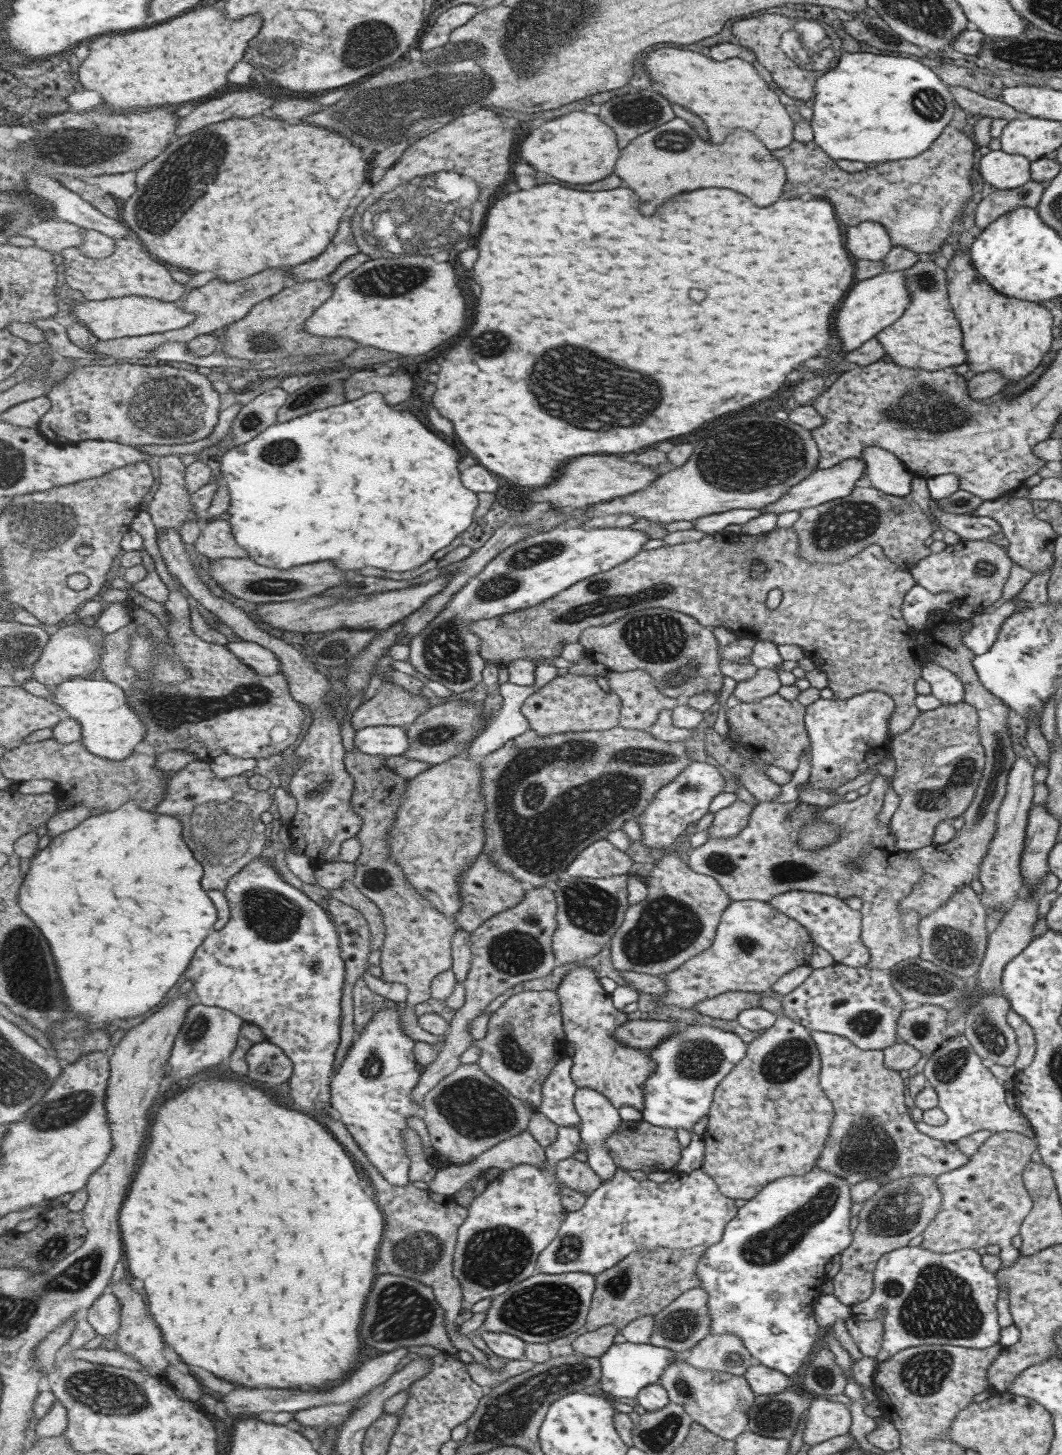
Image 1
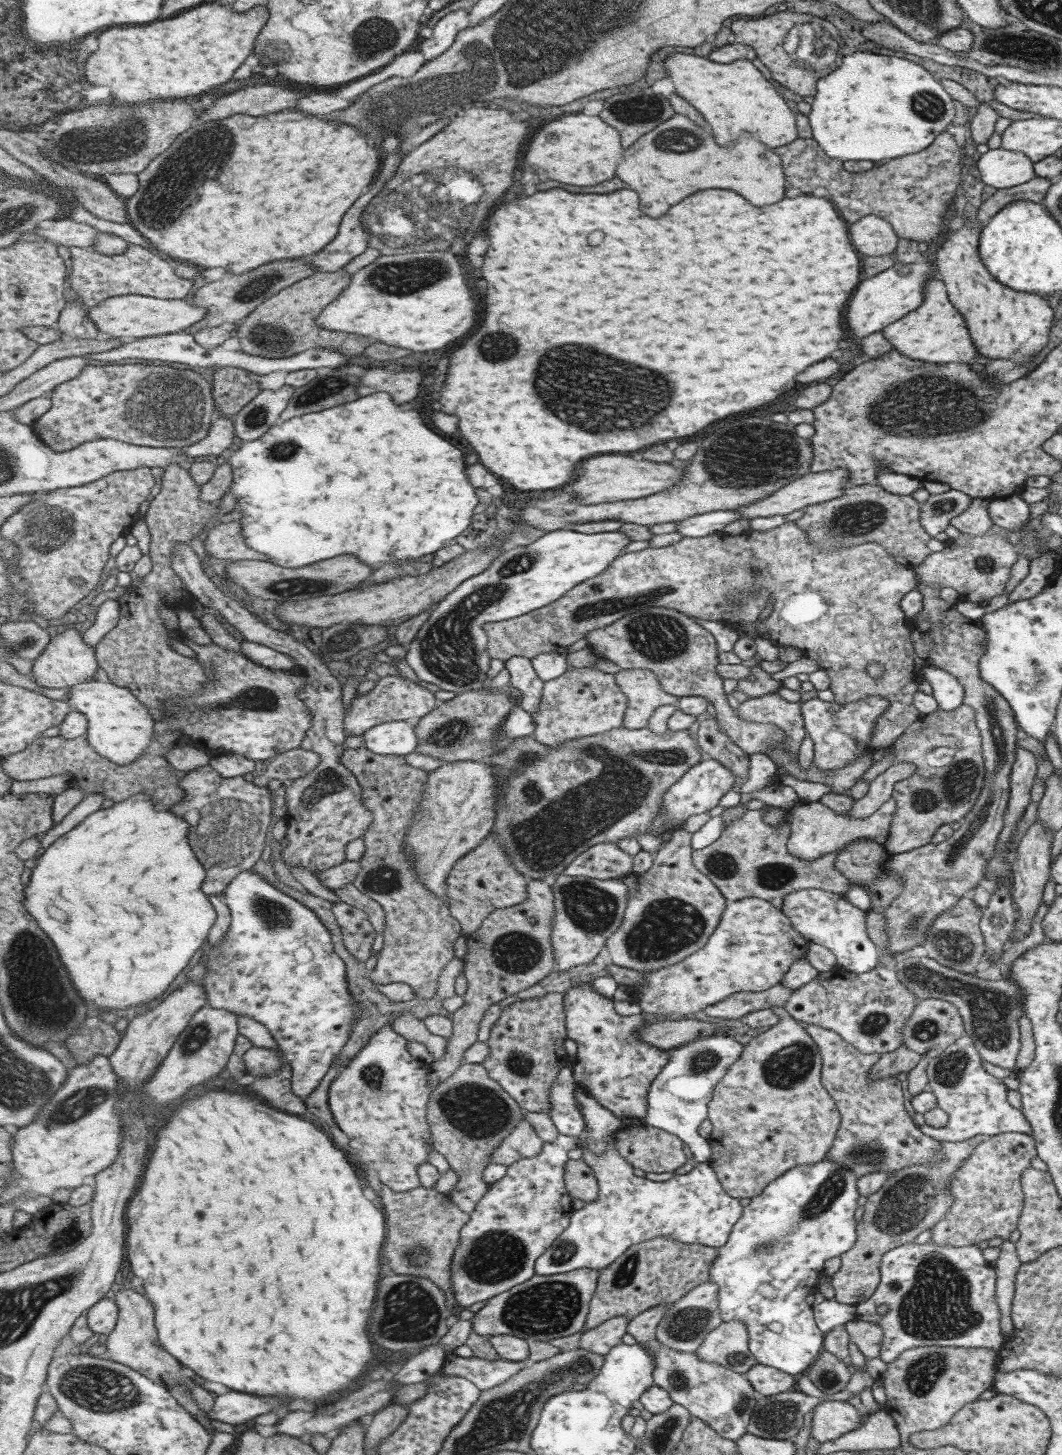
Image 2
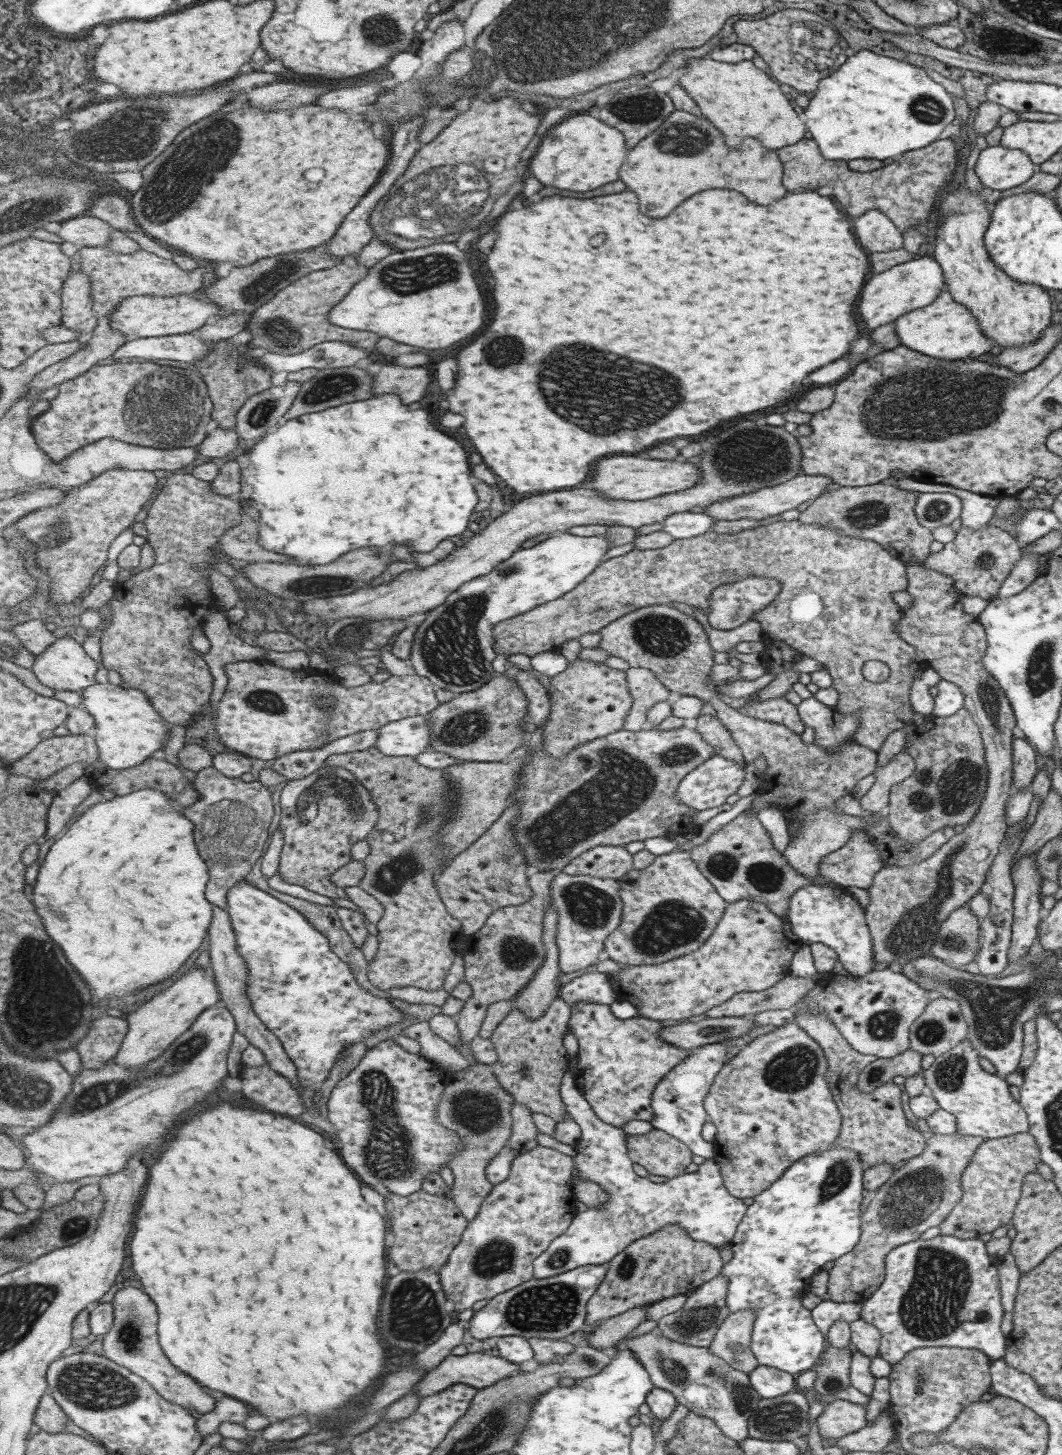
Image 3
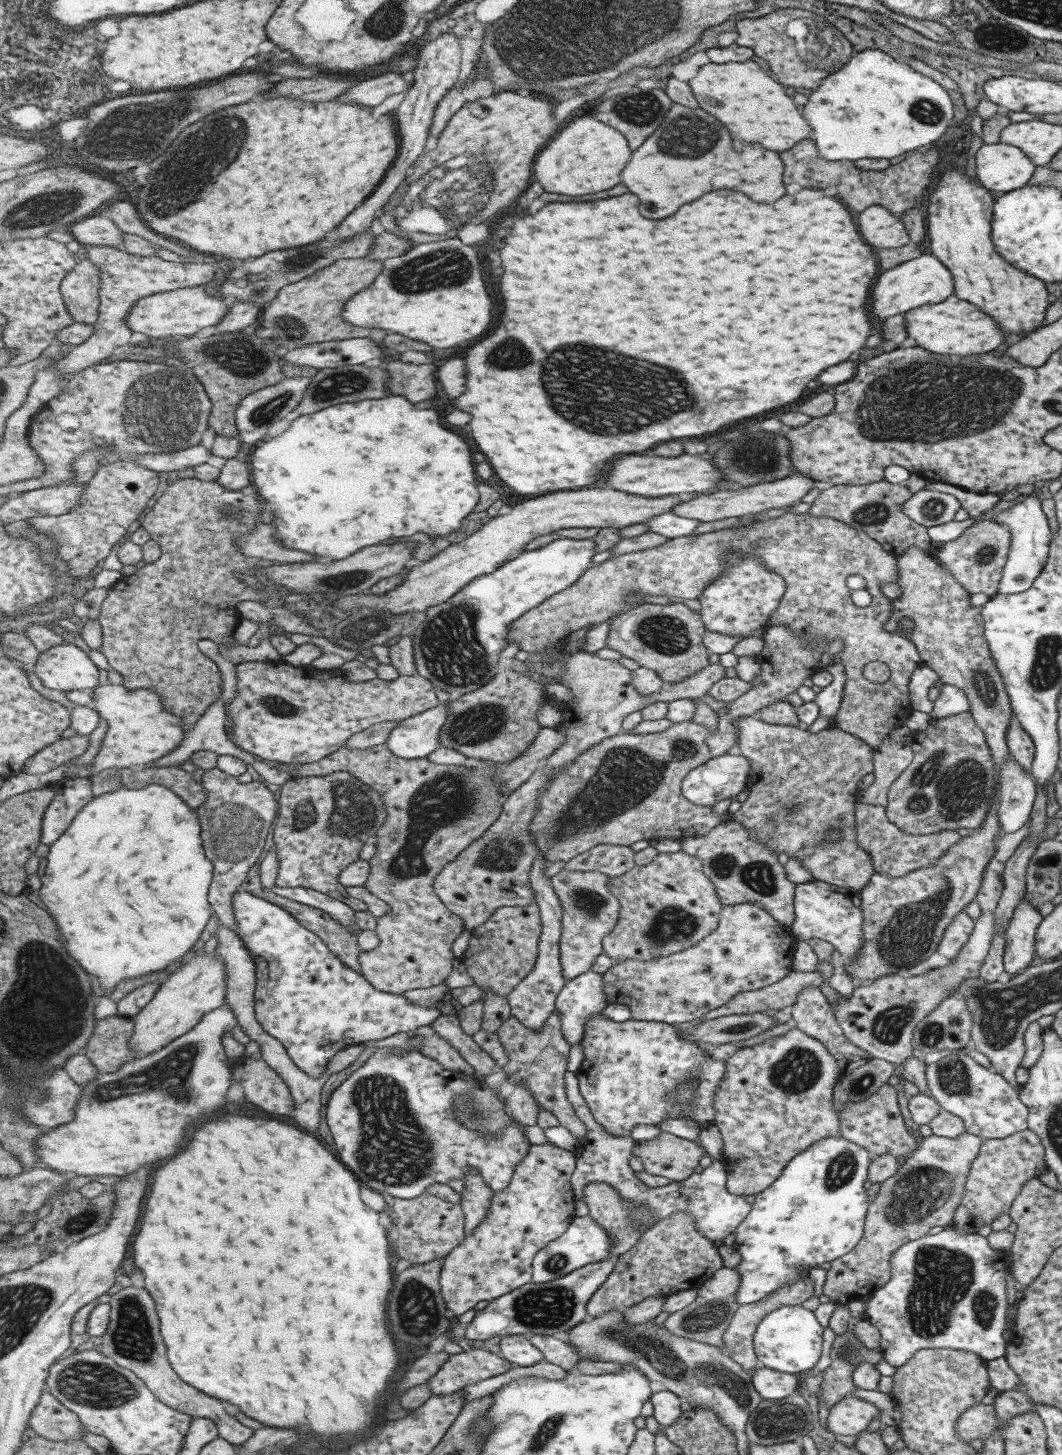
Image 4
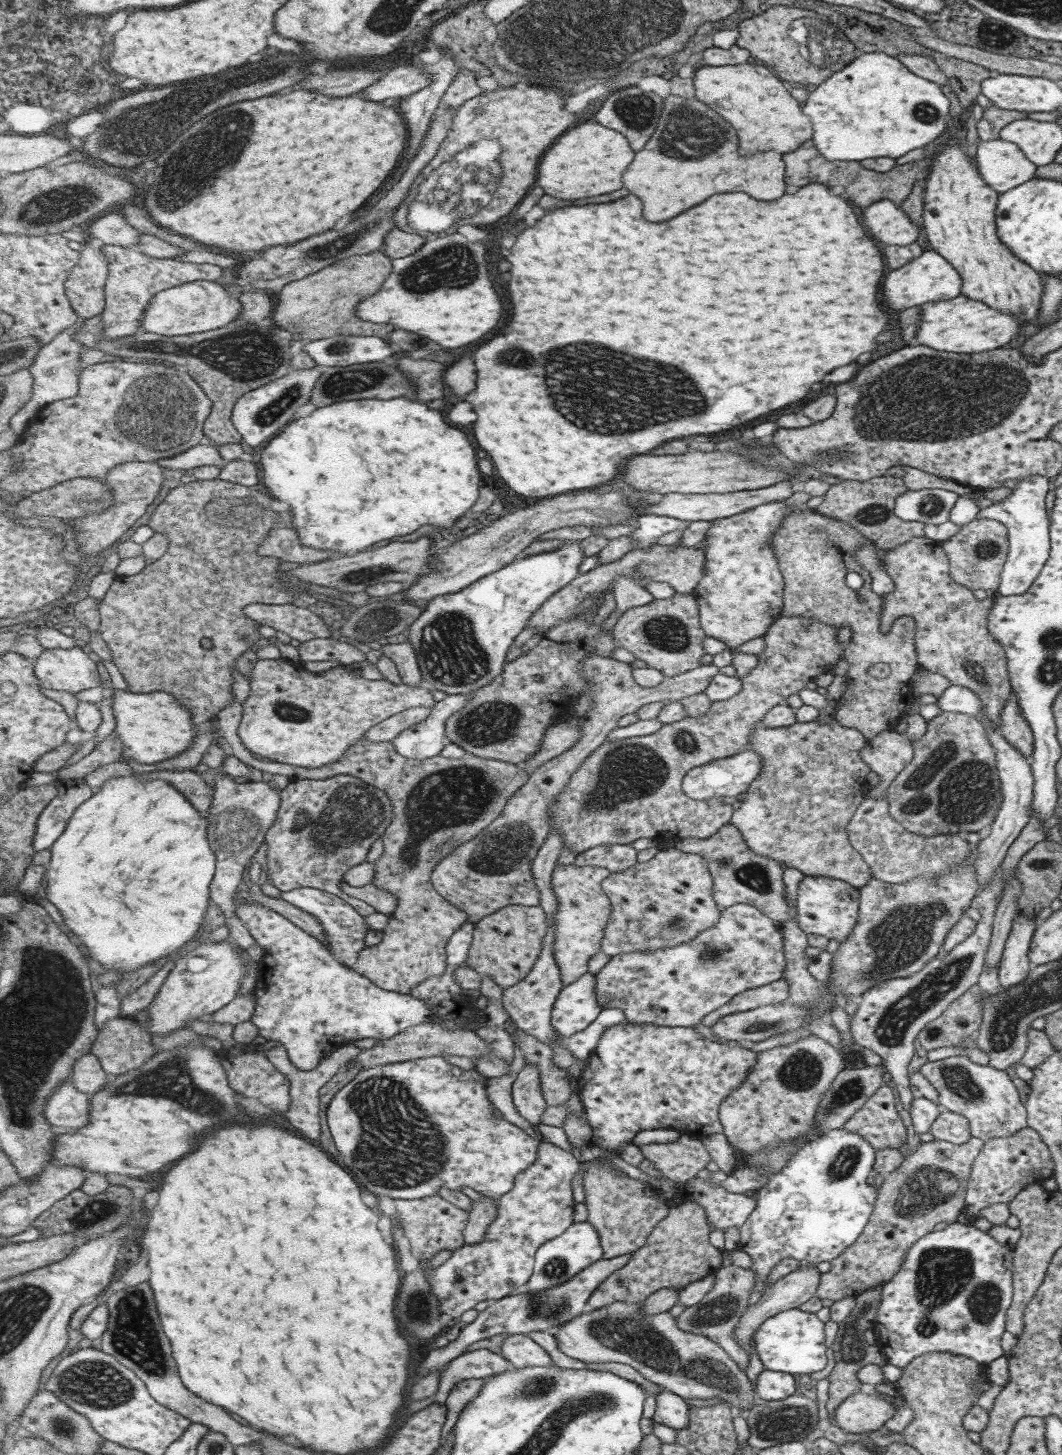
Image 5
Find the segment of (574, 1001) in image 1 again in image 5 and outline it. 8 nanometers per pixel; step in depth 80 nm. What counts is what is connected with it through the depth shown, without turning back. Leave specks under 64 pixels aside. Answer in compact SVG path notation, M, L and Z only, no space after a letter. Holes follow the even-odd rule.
M620 1022L618 1025L613 1025L604 1030L600 1036L597 1048L591 1053L588 1058L588 1064L585 1066L584 1074L577 1080L579 1093L584 1103L586 1110L586 1119L594 1129L595 1145L603 1149L616 1149L618 1146L627 1146L629 1142L639 1134L642 1130L673 1130L681 1135L689 1135L693 1138L700 1139L707 1134L721 1134L723 1128L719 1118L719 1104L725 1098L725 1095L739 1086L747 1073L750 1073L751 1065L756 1059L756 1052L743 1047L733 1047L726 1044L726 1041L719 1040L715 1042L707 1041L697 1031L693 1031L691 1027L664 1027L659 1025L638 1025L629 1022Z

